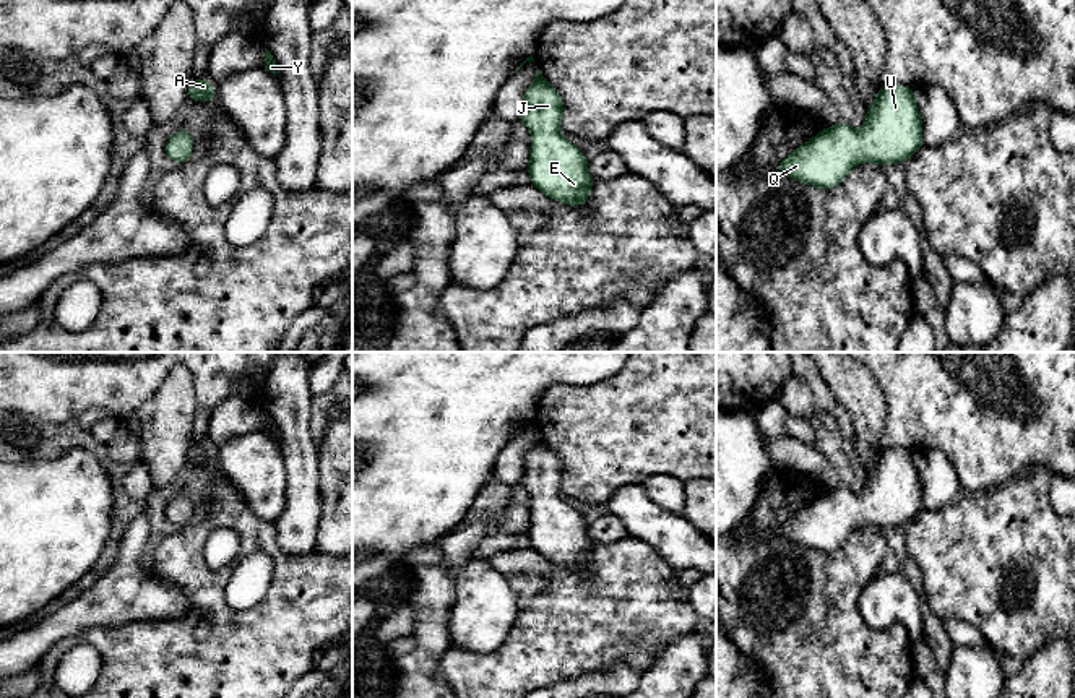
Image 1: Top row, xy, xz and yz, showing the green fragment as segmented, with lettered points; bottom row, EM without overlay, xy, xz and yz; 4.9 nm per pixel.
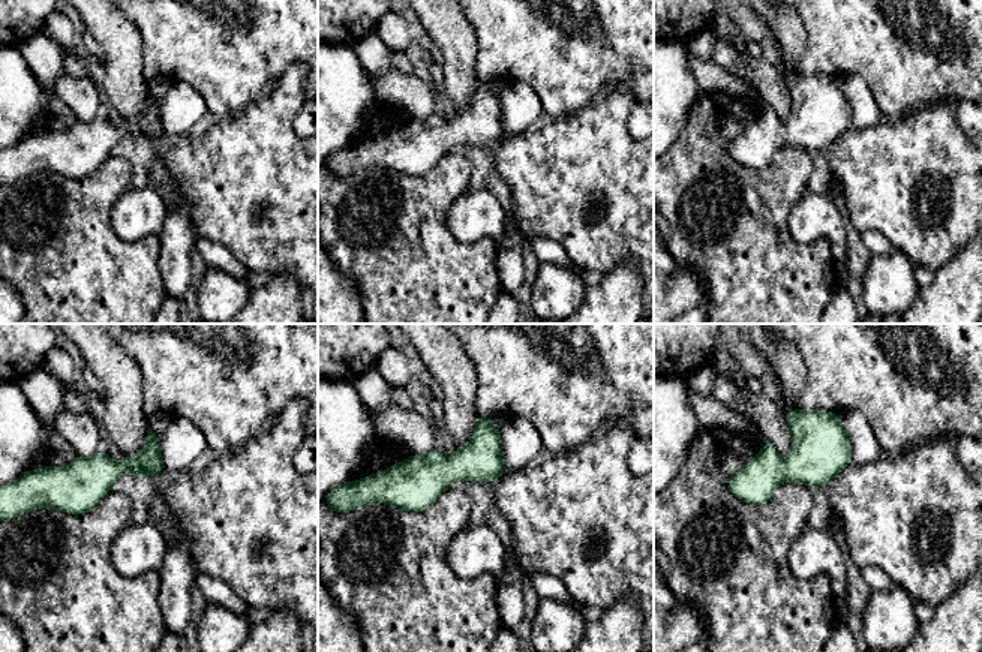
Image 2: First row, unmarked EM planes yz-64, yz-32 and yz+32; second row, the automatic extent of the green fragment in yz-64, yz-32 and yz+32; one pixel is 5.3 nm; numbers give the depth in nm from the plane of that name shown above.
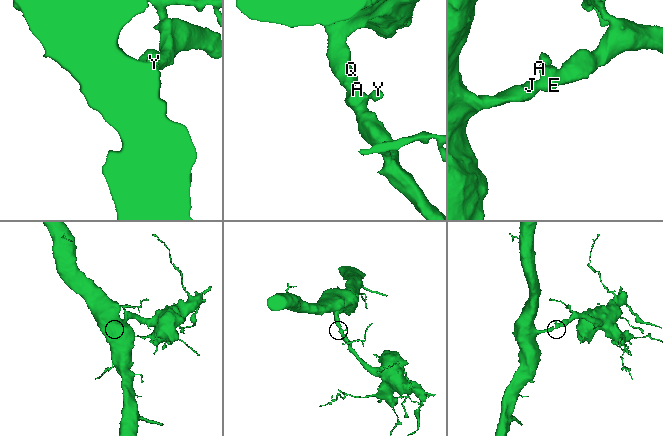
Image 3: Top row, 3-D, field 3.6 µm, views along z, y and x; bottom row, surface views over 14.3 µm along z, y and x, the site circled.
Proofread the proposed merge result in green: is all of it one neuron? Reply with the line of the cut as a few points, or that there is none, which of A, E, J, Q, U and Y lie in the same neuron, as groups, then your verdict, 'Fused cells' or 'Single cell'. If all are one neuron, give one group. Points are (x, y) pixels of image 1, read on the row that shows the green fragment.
No split. Groups: A E J Q U Y. Single cell

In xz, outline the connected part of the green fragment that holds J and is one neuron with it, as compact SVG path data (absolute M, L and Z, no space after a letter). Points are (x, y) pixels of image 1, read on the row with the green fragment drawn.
M541 70L525 93L520 120L534 141L529 144L526 172L531 183L550 200L565 205L585 205L596 182L586 170L586 156L559 135L563 115L560 94L549 84Z

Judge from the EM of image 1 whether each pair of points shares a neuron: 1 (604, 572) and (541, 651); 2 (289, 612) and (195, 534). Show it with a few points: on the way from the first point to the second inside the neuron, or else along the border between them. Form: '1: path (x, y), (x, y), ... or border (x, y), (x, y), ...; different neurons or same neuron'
1: path (601, 591), (561, 632); same neuron
2: path (254, 619), (233, 619), (207, 593), (194, 570); same neuron

